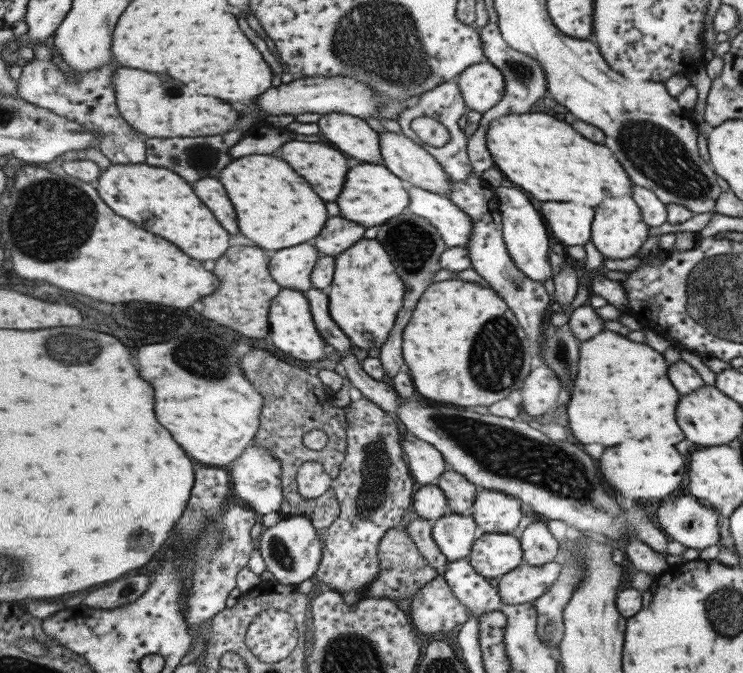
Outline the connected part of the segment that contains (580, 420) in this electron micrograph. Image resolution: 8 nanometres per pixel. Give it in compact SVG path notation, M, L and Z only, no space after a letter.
M605 329L601 334L582 343L580 348L581 370L577 376L577 386L573 392L573 400L569 404L571 430L583 444L603 444L615 448L629 440L635 442L651 442L655 446L674 446L685 440L685 432L675 420L677 402L681 394L669 382L667 370L669 364L663 354L653 350L645 342L633 342L626 336Z

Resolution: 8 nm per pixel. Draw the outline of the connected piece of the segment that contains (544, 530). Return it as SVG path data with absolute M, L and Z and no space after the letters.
M533 521L520 538L524 547L524 561L529 565L543 566L557 560L559 543L549 532L547 523Z

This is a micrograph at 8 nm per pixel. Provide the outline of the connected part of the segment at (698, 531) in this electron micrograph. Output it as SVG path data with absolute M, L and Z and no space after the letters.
M679 496L672 501L665 501L658 508L658 523L672 541L682 542L688 548L702 550L719 541L717 539L717 514L705 506L699 504L699 500L694 496Z

